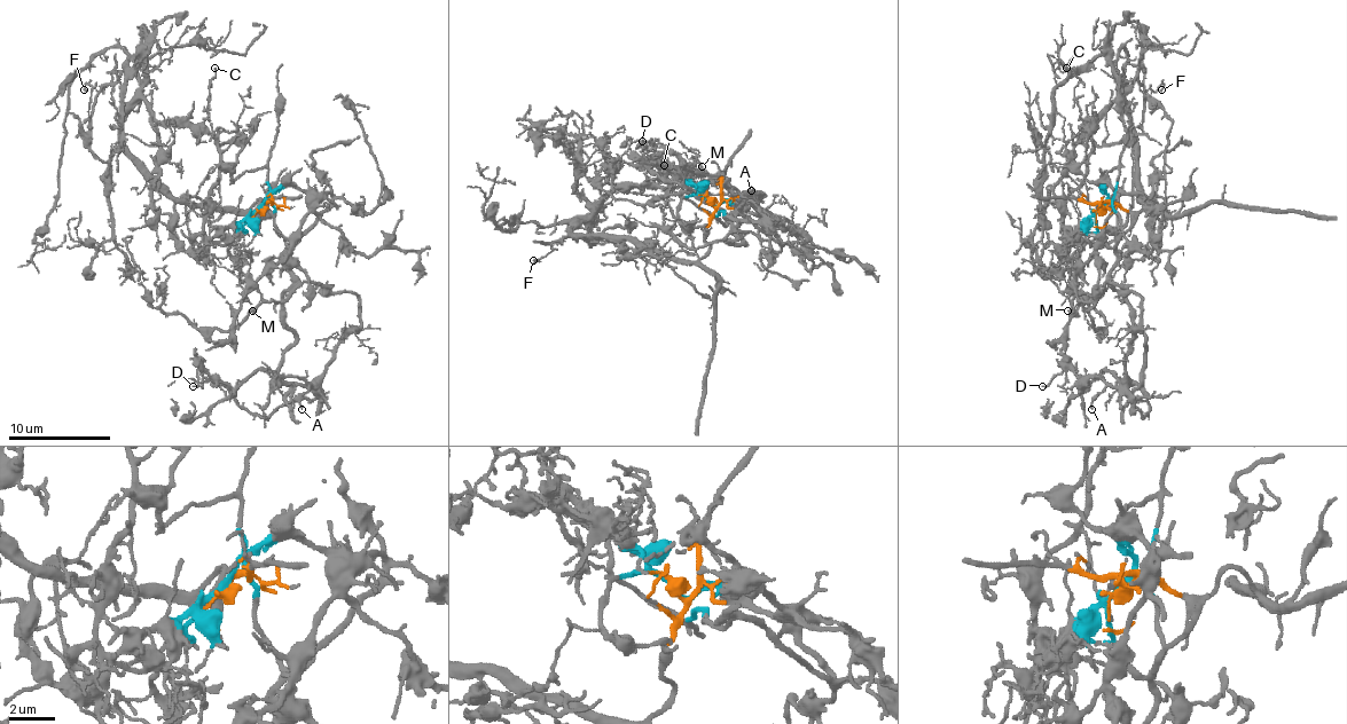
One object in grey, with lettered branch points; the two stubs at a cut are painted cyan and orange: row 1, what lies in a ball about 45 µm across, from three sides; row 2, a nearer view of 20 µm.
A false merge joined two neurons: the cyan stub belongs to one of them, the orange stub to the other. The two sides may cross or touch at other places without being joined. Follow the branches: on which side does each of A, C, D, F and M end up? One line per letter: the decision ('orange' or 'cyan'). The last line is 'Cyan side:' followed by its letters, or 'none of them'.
A: cyan
C: orange
D: cyan
F: orange
M: cyan
Cyan side: A, D, M

